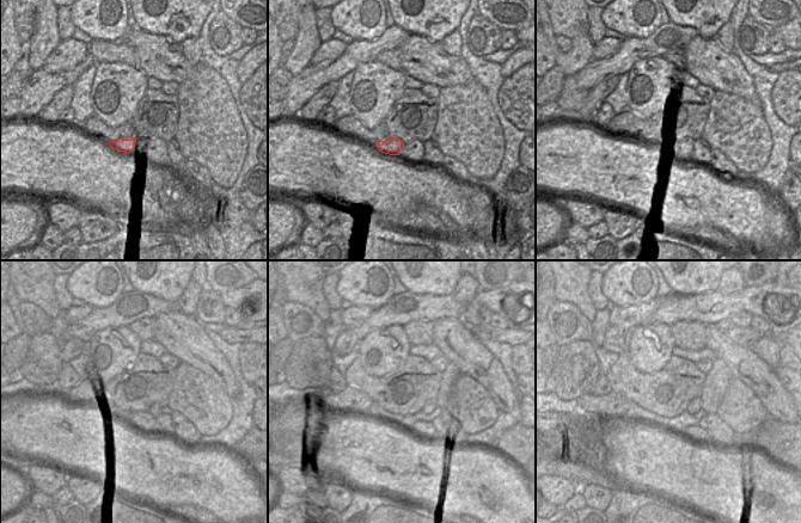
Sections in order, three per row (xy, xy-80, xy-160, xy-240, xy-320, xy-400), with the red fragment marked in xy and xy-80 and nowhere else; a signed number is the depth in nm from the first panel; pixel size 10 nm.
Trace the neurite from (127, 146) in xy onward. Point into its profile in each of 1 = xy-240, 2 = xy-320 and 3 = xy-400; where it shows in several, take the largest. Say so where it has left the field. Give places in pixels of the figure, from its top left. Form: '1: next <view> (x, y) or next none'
1: next xy-240 (145, 420)
2: next xy-320 (425, 429)
3: next xy-400 (696, 434)

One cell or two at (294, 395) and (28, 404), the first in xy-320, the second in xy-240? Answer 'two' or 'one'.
two

